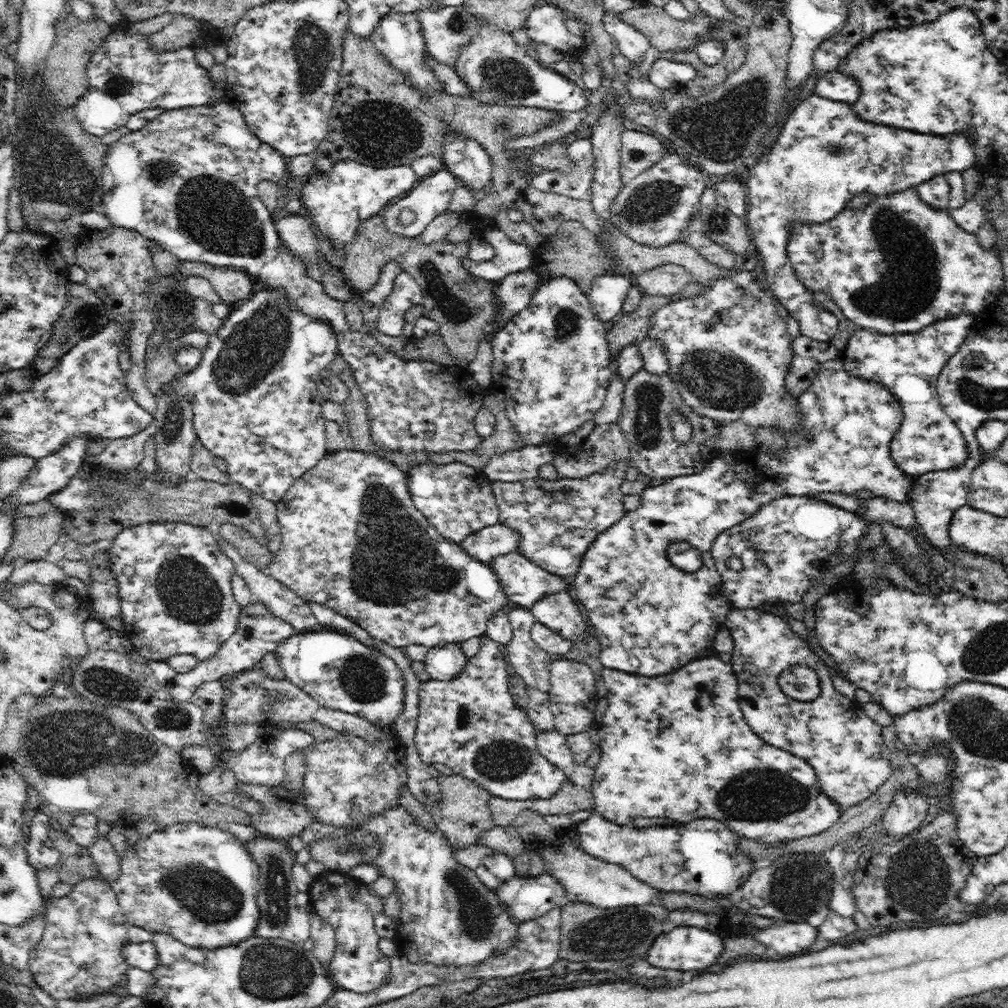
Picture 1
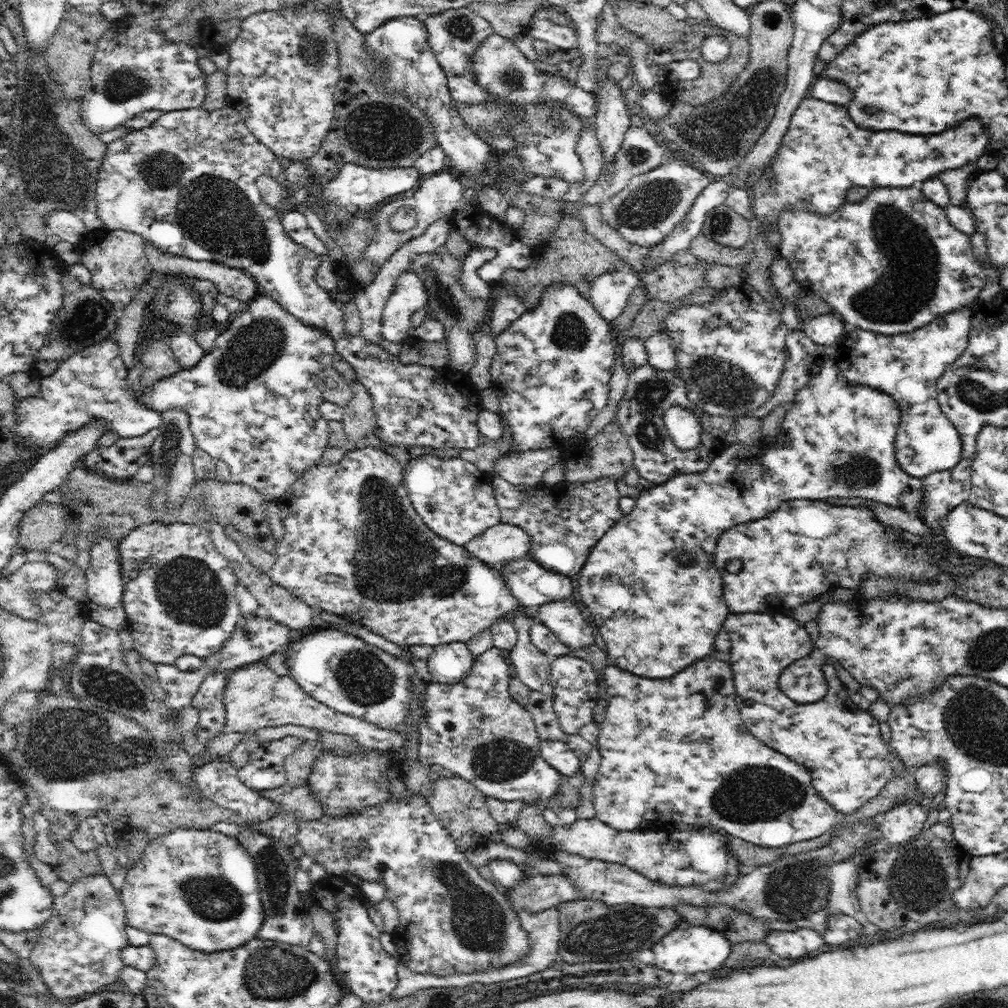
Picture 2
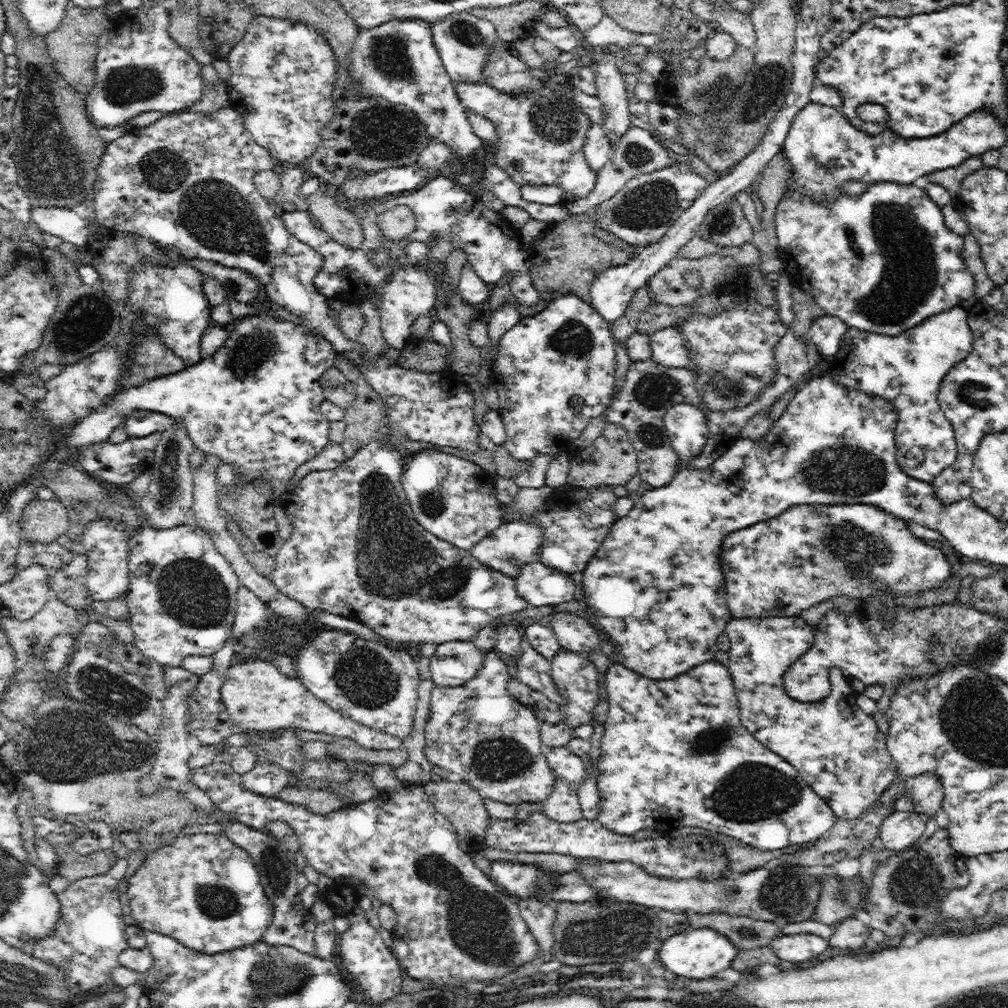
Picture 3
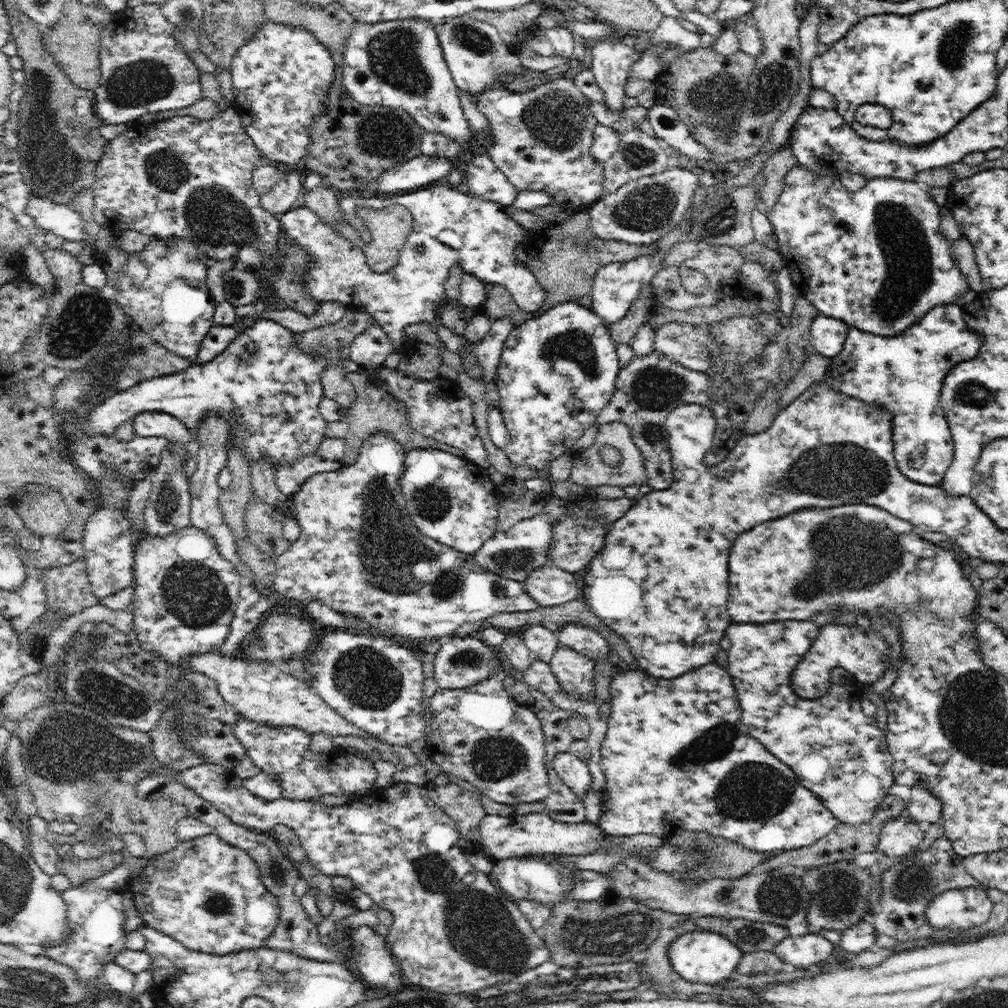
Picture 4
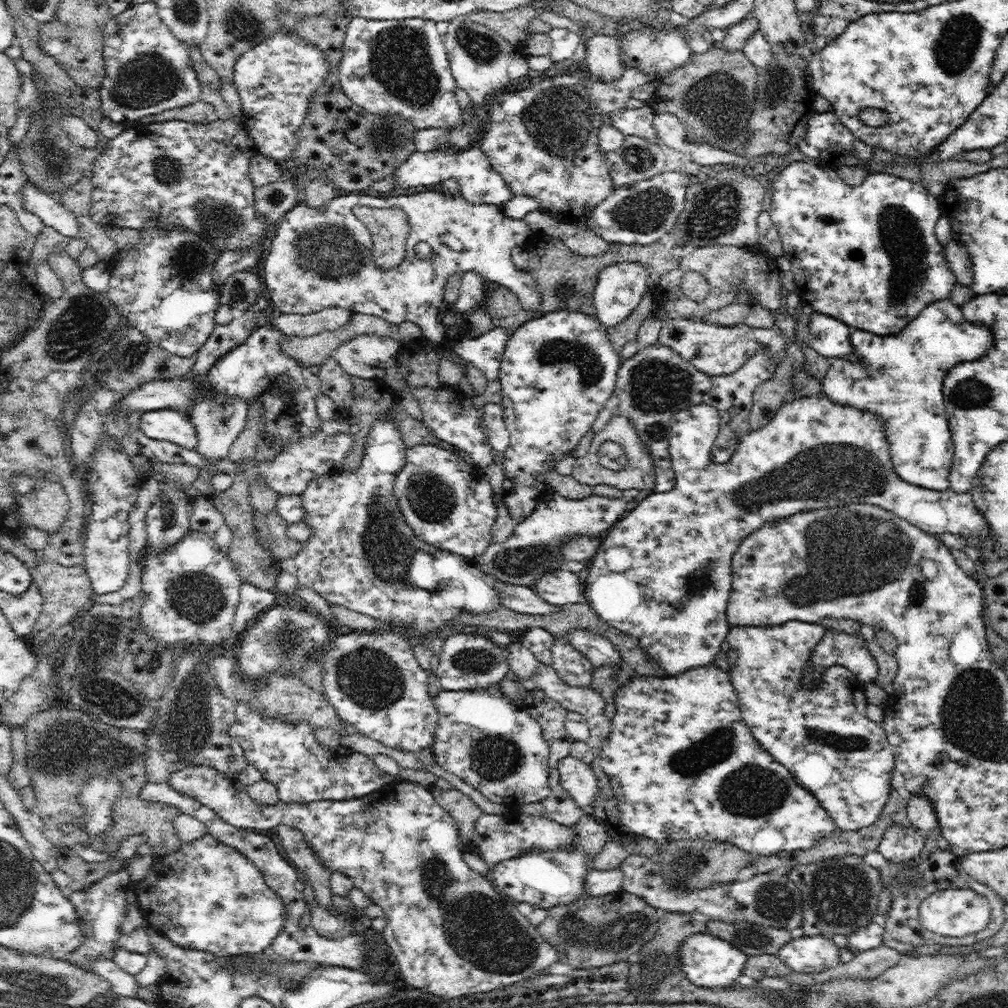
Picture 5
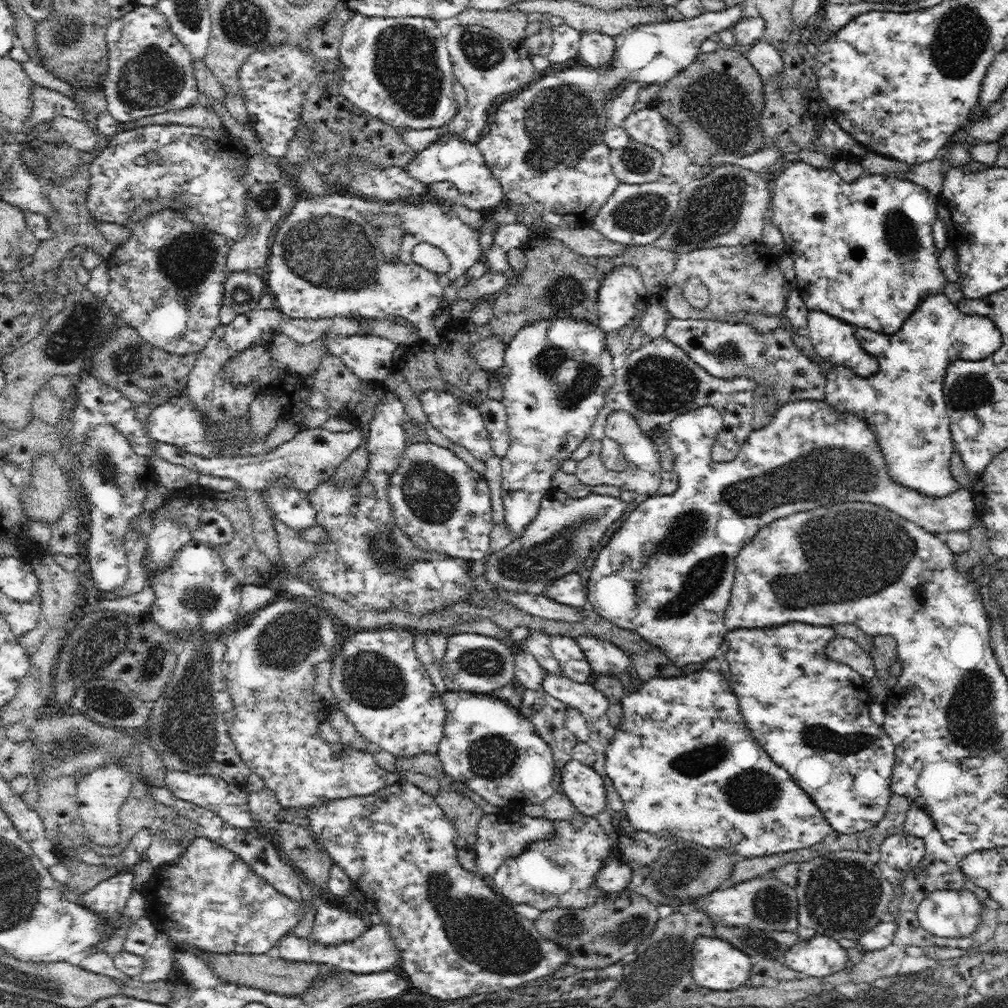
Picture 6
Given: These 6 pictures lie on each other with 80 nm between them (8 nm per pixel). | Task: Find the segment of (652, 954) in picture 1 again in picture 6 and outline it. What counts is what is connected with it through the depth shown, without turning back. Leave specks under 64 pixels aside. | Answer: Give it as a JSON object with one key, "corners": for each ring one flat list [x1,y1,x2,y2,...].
{"corners":[[700,936,694,942,692,974,696,984,710,990,736,990,750,976,750,957,731,942,716,936]]}

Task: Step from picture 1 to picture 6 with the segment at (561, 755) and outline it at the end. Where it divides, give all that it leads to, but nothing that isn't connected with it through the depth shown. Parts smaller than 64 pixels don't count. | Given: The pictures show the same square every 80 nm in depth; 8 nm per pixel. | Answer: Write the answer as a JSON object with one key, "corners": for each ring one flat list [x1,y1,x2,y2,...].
{"corners":[[571,759,562,766,561,787,578,812,595,816,604,810,604,781,592,766]]}

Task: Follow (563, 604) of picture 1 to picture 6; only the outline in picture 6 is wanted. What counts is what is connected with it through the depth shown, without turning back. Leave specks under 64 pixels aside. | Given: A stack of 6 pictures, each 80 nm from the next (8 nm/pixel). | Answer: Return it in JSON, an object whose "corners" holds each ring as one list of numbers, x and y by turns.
{"corners":[[591,635,576,638,593,673,621,677,630,668,630,655,614,643]]}

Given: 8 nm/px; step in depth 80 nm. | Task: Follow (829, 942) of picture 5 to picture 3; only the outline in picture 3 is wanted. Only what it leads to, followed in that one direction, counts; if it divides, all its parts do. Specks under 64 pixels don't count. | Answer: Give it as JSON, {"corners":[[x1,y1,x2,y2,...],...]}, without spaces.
{"corners":[[811,933,783,934,770,942,771,949,780,960,806,962,829,947,828,940]]}

